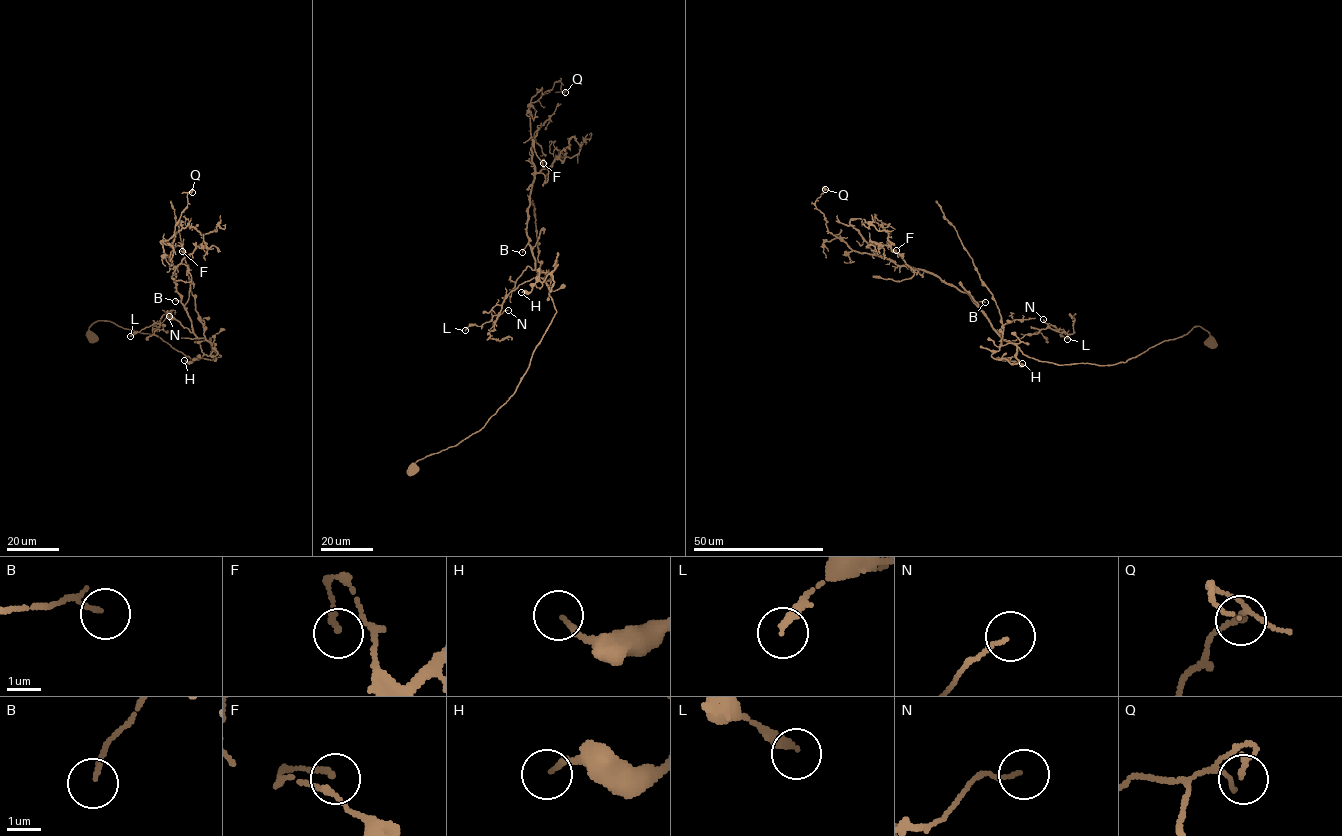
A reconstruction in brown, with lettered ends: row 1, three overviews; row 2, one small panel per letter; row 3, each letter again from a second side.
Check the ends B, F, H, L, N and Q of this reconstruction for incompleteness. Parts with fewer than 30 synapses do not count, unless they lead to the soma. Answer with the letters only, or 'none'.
none

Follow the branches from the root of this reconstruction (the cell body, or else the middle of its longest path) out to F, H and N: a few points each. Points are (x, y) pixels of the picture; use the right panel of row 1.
F: (1211, 342), (1209, 333), (1195, 326), (1125, 362), (1040, 361), (1003, 339), (966, 293), (911, 268), (896, 250)
H: (1211, 342), (1195, 326), (1114, 364), (1058, 365), (1018, 347), (1017, 363), (1001, 358), (1022, 363)
N: (1211, 342), (1209, 333), (1195, 326), (1125, 362), (1058, 365), (1027, 356), (1007, 341), (1045, 329), (1043, 319)

